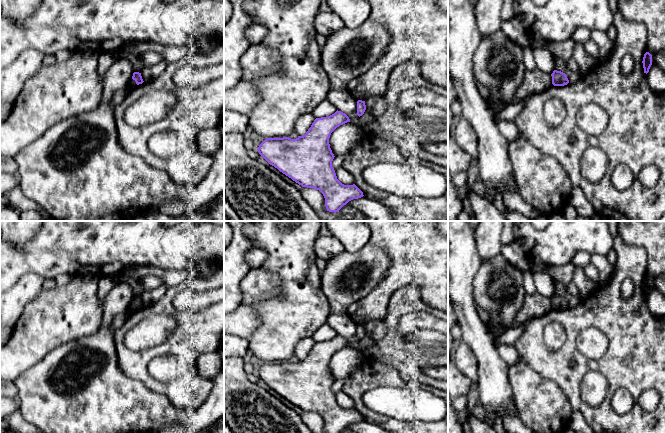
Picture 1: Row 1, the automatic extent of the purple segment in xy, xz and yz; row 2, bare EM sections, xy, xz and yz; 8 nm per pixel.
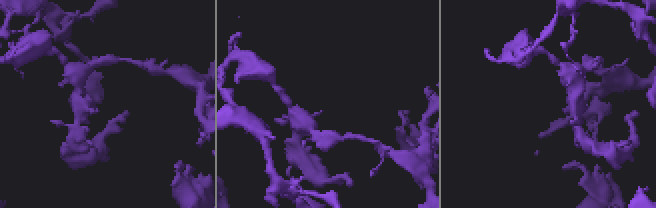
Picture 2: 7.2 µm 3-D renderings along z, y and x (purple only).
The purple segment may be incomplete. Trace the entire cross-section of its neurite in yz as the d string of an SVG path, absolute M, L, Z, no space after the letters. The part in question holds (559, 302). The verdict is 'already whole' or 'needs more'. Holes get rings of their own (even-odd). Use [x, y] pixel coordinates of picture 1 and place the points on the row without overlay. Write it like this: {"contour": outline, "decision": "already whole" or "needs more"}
{"contour": "M554 294L551 300L552 300L552 308L554 310L564 310L569 307L566 298L561 295Z", "decision": "already whole"}

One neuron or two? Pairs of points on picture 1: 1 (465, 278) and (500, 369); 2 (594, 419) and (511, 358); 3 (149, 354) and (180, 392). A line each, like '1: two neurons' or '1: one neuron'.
1: one neuron
2: two neurons
3: one neuron

